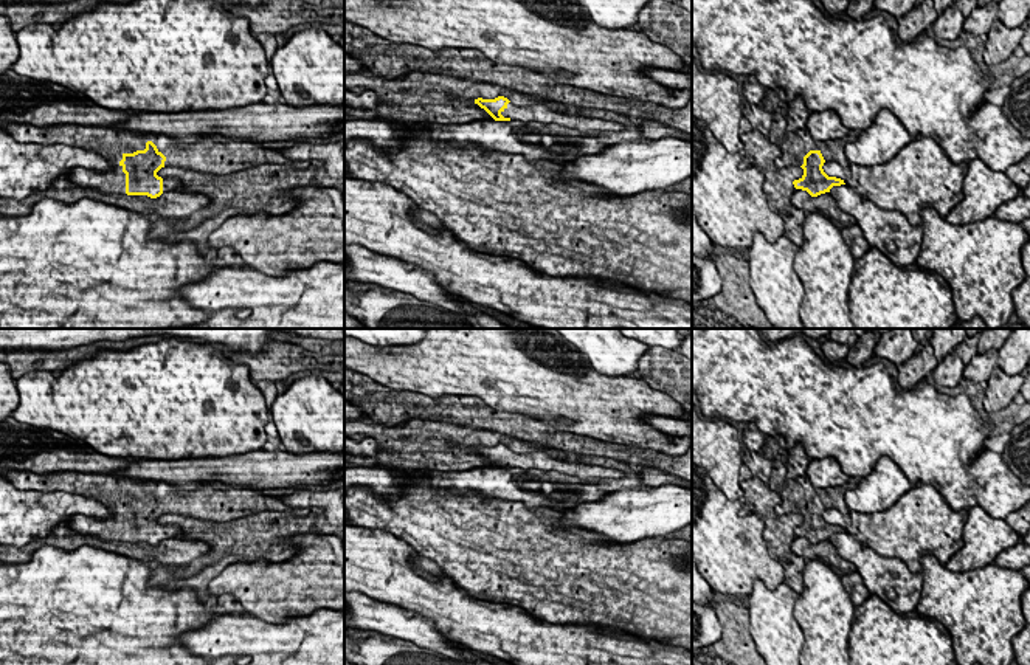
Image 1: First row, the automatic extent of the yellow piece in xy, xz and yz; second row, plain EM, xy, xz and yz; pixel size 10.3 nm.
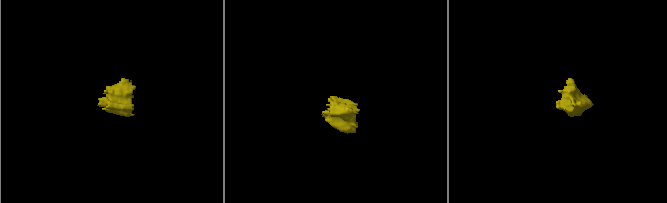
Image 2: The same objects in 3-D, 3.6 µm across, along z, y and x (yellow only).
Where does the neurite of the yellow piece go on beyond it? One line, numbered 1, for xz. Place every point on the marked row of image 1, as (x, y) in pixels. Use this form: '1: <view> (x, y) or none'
1: xz (587, 126)

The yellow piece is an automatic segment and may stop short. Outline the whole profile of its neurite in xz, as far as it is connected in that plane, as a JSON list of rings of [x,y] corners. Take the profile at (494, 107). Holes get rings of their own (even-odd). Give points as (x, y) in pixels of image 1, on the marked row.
[[[507,98],[475,99],[495,121],[538,121],[543,124],[558,124],[579,130],[583,136],[599,136],[608,132],[622,132],[625,126],[611,119],[588,118],[583,115],[558,113],[548,109],[544,104],[515,105]]]

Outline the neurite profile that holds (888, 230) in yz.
[[[847,184],[833,186],[830,195],[841,211],[856,219],[869,245],[897,267],[906,268],[917,262],[923,242],[921,225],[912,226],[900,211],[883,209]]]

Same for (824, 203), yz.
[[[796,189],[791,203],[805,212],[824,214],[839,229],[856,225],[856,219],[841,211],[830,192],[811,197],[807,191]]]

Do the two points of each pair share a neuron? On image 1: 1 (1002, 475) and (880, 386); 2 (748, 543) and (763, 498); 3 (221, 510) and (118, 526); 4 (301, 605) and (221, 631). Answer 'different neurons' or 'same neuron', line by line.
1: same neuron
2: different neurons
3: same neuron
4: different neurons

